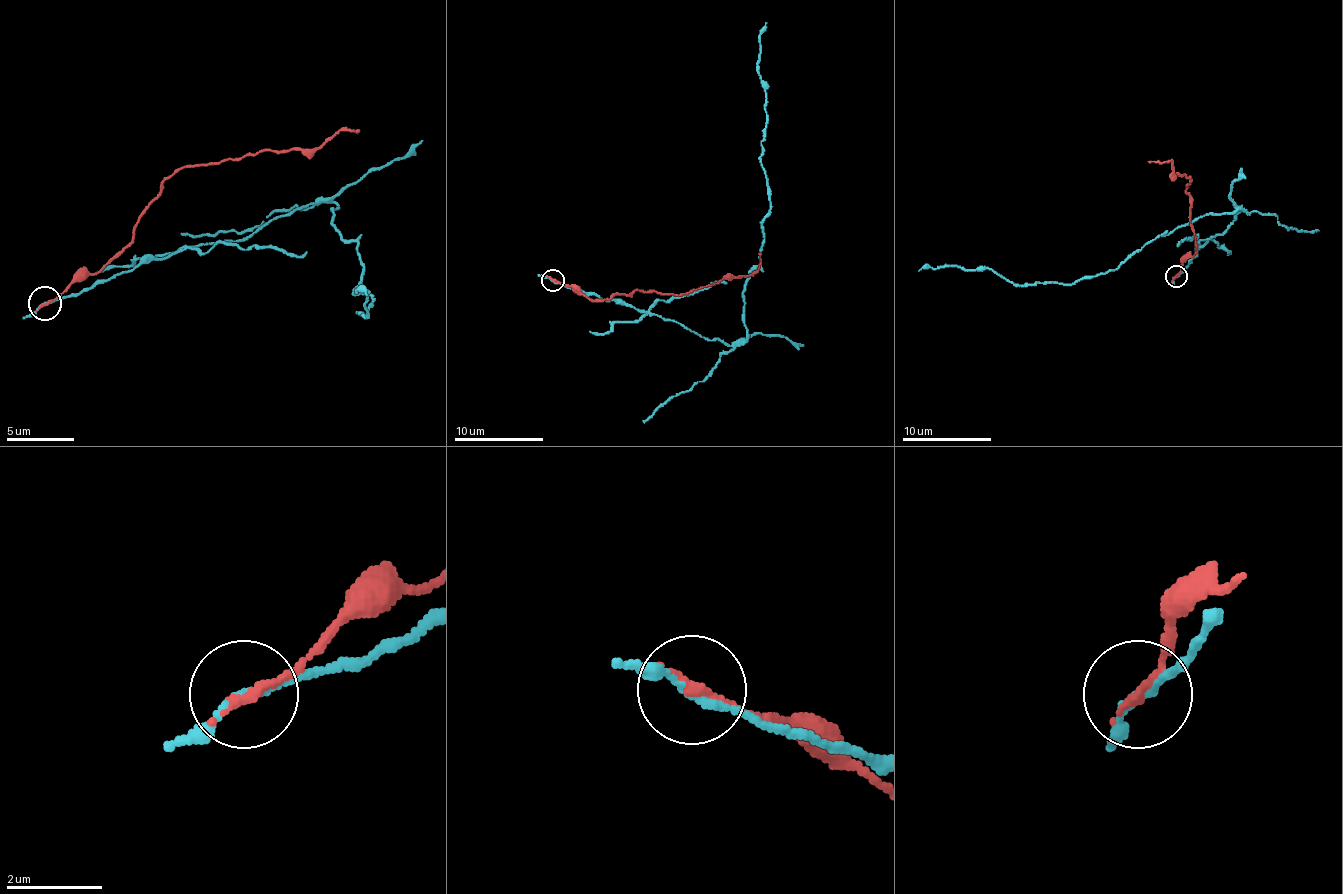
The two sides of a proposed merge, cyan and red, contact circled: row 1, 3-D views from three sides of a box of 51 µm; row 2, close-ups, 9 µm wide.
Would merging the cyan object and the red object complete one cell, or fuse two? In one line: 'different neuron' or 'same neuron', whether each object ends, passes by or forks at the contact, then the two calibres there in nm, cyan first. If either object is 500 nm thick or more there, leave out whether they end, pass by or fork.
different neuron; cyan passes by; red ends there; 160 nm thick on the cyan side, 240 nm on the other

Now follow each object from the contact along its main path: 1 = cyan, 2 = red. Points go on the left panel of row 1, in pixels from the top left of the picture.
1: (45, 304), (311, 203), (334, 203), (331, 223), (358, 244), (365, 317), (354, 291), (368, 294)
2: (45, 304), (106, 267), (163, 183), (186, 166), (260, 149), (321, 149), (358, 129)

